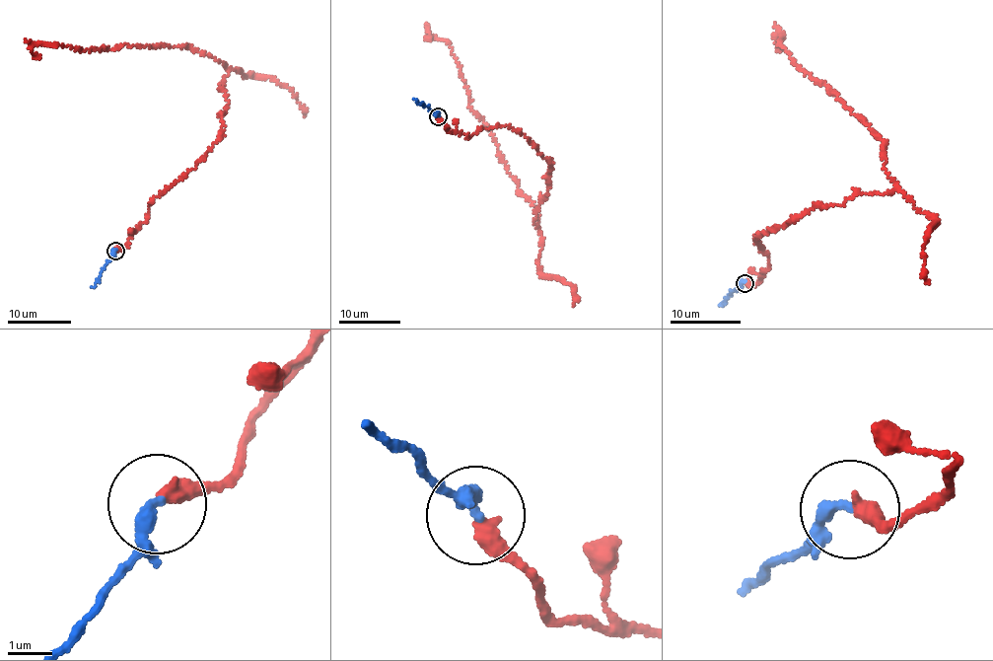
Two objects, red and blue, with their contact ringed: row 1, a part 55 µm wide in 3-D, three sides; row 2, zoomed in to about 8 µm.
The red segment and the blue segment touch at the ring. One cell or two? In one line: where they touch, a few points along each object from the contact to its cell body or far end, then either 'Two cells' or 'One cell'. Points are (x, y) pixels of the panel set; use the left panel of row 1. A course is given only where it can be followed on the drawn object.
Place: (115, 251). Course of red: (115, 250), (147, 215), (149, 202), (218, 140), (228, 67), (187, 45), (30, 46), (37, 58). Course of blue: (115, 250), (92, 288). One cell

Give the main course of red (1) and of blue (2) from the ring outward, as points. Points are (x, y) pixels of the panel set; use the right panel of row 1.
1: (745, 283), (768, 266), (755, 239), (815, 205), (895, 185), (881, 139), (793, 63), (777, 34), (780, 51)
2: (745, 283), (720, 305)

